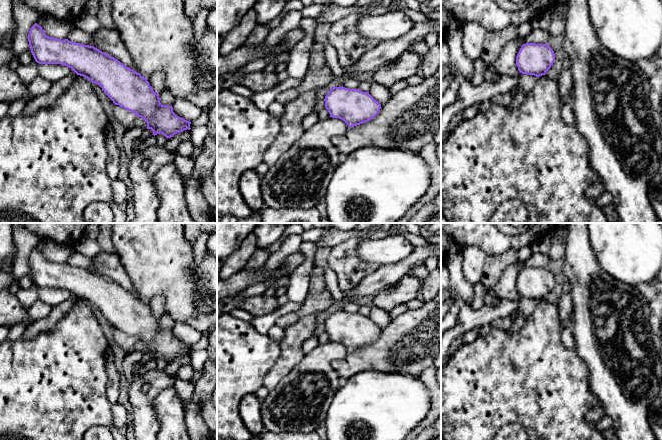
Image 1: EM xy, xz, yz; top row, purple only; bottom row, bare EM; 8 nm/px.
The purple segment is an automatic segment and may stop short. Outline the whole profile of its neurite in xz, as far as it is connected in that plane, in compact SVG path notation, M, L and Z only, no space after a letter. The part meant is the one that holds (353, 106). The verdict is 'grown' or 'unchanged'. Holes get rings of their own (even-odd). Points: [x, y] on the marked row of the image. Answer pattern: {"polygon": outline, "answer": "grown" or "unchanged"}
{"polygon": "M333 87L324 101L330 117L343 120L349 128L370 121L381 109L381 104L369 92L359 88Z", "answer": "unchanged"}

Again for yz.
{"polygon": "M523 44L516 56L516 65L519 72L536 77L545 75L554 61L554 51L547 44Z", "answer": "unchanged"}

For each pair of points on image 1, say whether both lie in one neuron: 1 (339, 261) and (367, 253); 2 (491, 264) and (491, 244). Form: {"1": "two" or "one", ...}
{"1": "two", "2": "two"}

